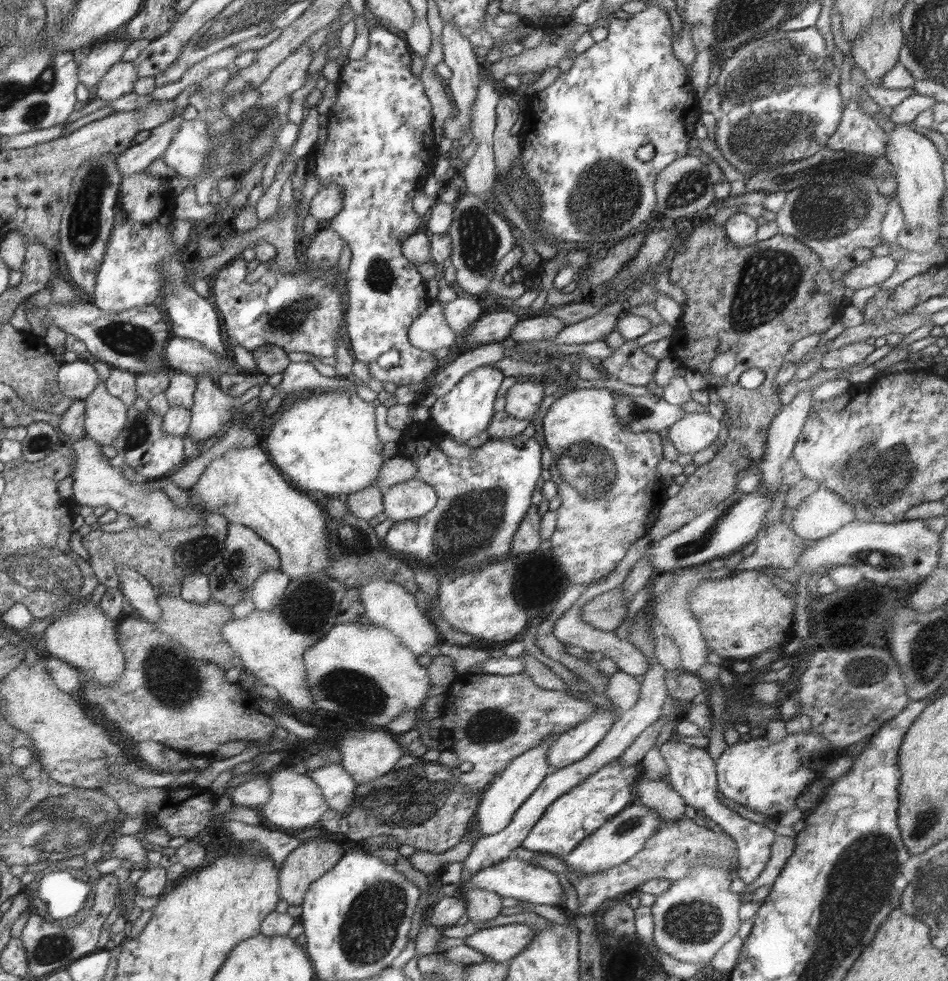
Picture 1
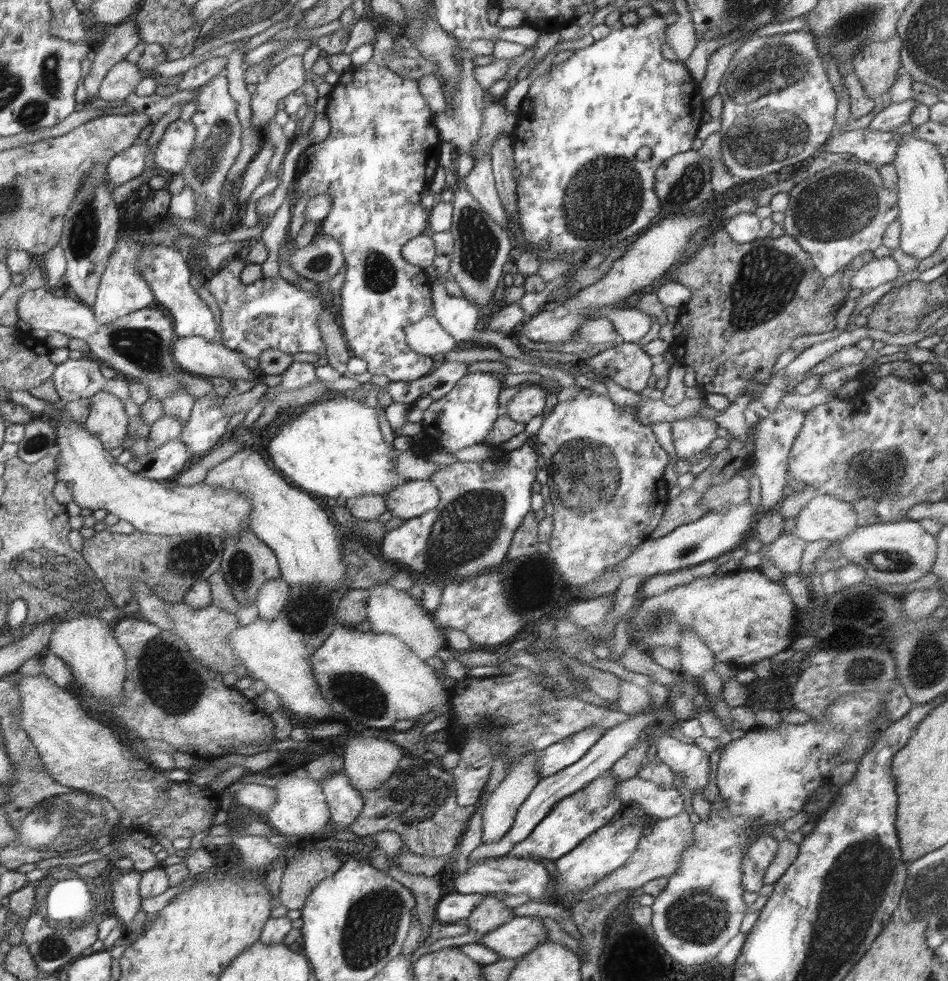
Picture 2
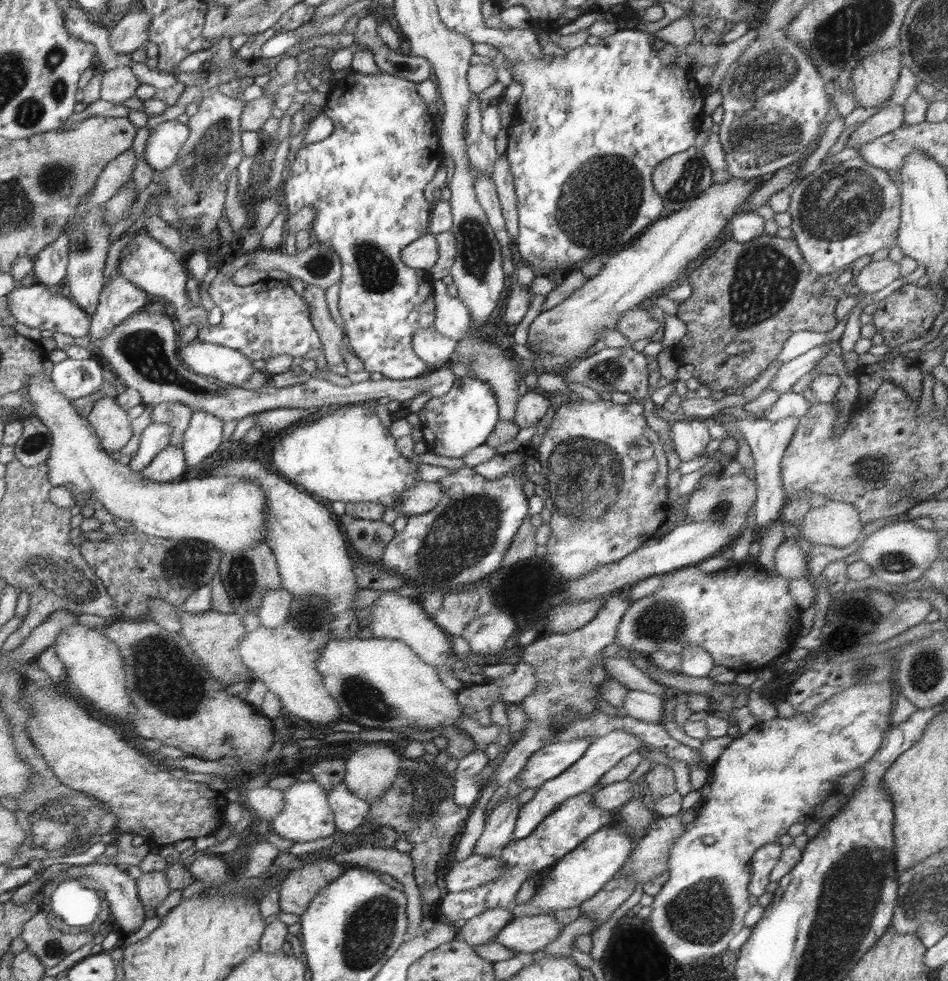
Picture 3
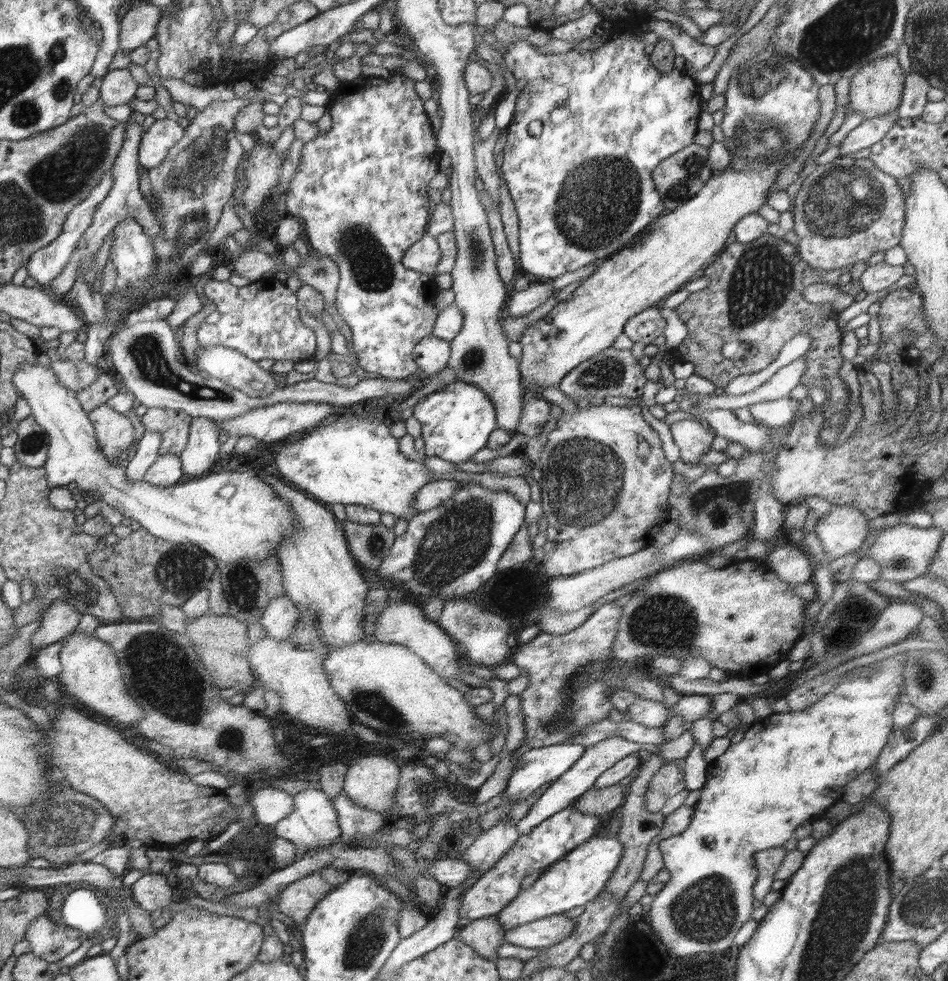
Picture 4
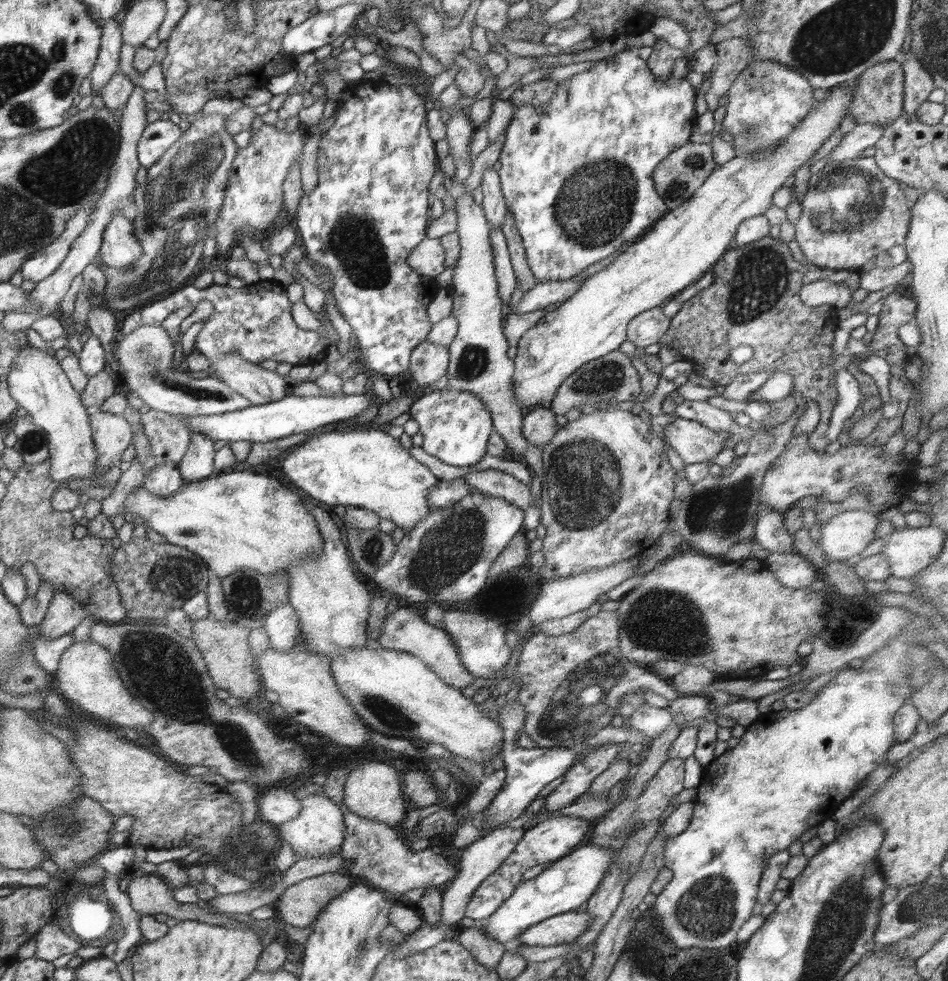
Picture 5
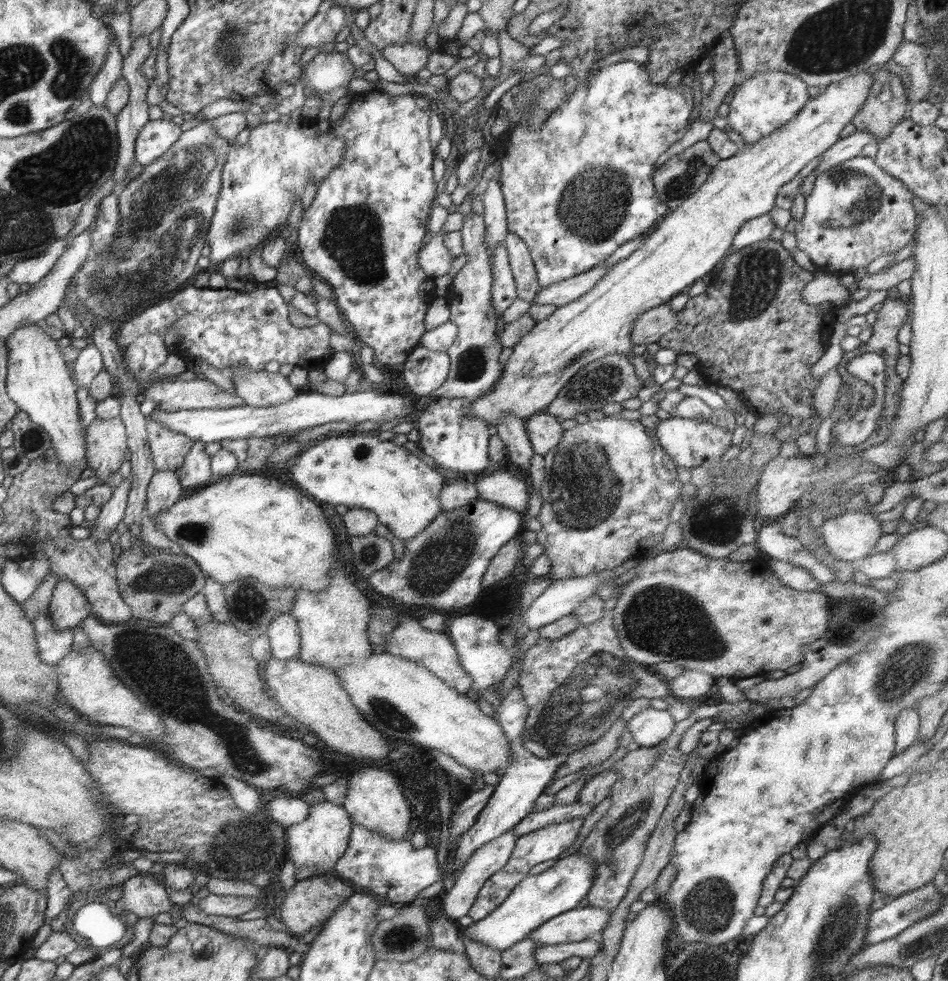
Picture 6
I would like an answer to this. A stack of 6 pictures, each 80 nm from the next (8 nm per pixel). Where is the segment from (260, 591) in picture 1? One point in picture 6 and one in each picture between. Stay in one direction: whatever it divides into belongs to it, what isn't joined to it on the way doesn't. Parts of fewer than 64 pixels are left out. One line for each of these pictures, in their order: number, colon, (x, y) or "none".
2: (273, 596)
3: (276, 607)
4: (279, 619)
5: (282, 625)
6: (284, 633)

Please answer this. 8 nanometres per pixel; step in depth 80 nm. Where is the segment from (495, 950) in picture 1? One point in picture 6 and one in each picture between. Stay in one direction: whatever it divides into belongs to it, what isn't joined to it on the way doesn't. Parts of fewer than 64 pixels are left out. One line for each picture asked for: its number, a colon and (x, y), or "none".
2: (521, 934)
3: (525, 935)
4: (546, 932)
5: (565, 928)
6: (576, 925)

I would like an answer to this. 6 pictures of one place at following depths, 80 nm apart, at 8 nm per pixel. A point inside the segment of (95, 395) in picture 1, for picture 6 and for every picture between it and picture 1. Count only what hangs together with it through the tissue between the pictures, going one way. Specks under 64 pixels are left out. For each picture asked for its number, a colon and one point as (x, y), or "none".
2: (107, 419)
3: (109, 420)
4: (114, 432)
5: (112, 434)
6: (105, 442)

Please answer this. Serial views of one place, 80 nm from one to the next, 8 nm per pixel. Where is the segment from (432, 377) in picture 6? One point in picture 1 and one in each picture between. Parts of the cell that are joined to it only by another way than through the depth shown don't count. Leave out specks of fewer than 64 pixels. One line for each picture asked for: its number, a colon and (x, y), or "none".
1: (430, 331)
2: (426, 336)
3: (435, 350)
4: (432, 354)
5: (430, 362)

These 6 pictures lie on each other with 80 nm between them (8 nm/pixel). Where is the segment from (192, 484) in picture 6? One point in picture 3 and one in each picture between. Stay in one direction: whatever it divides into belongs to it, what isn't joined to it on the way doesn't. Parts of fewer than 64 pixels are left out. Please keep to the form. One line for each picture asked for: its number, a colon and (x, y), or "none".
3: (201, 440)
4: (202, 450)
5: (198, 464)

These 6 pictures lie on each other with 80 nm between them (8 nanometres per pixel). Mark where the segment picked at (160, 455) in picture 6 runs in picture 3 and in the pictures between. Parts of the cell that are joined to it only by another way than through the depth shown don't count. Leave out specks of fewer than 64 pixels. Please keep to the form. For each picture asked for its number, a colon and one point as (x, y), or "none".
3: (178, 416)
4: (174, 427)
5: (168, 435)

